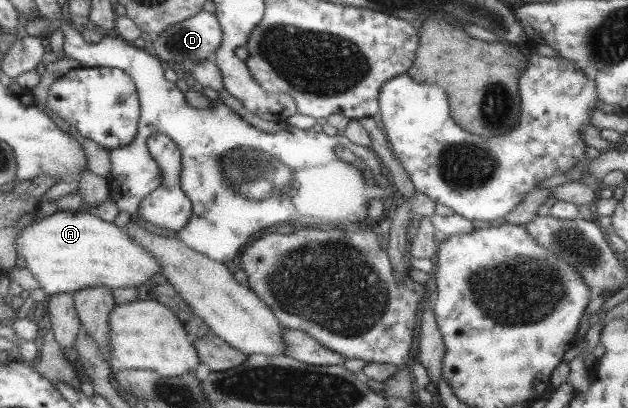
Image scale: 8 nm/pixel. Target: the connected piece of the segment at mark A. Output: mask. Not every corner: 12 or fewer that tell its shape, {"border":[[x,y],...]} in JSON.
{"border":[[57,210],[16,253],[47,296],[162,270],[126,227]]}

